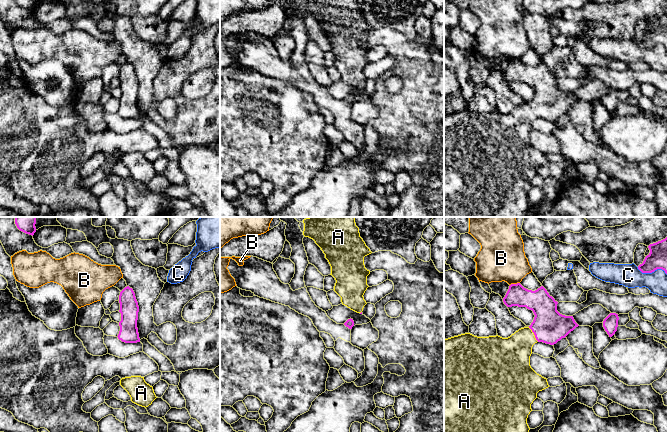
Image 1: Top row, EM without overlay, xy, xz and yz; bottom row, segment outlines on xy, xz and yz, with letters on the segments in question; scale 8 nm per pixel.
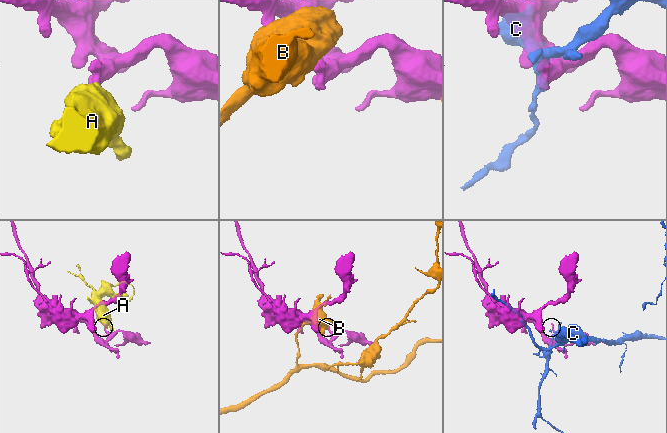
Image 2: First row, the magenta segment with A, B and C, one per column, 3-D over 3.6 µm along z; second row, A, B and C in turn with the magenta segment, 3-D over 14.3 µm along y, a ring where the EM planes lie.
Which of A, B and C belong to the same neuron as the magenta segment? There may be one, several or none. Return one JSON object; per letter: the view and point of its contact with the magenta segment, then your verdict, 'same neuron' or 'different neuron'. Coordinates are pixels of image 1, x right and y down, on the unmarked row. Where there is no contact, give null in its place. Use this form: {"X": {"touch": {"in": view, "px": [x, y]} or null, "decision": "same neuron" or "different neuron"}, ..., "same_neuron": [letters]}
{"A": {"touch": {"in": "yz", "px": [534, 110]}, "decision": "same neuron"}, "B": {"touch": {"in": "yz", "px": [514, 60]}, "decision": "different neuron"}, "C": {"touch": {"in": "yz", "px": [653, 47]}, "decision": "different neuron"}, "same_neuron": ["A"]}

